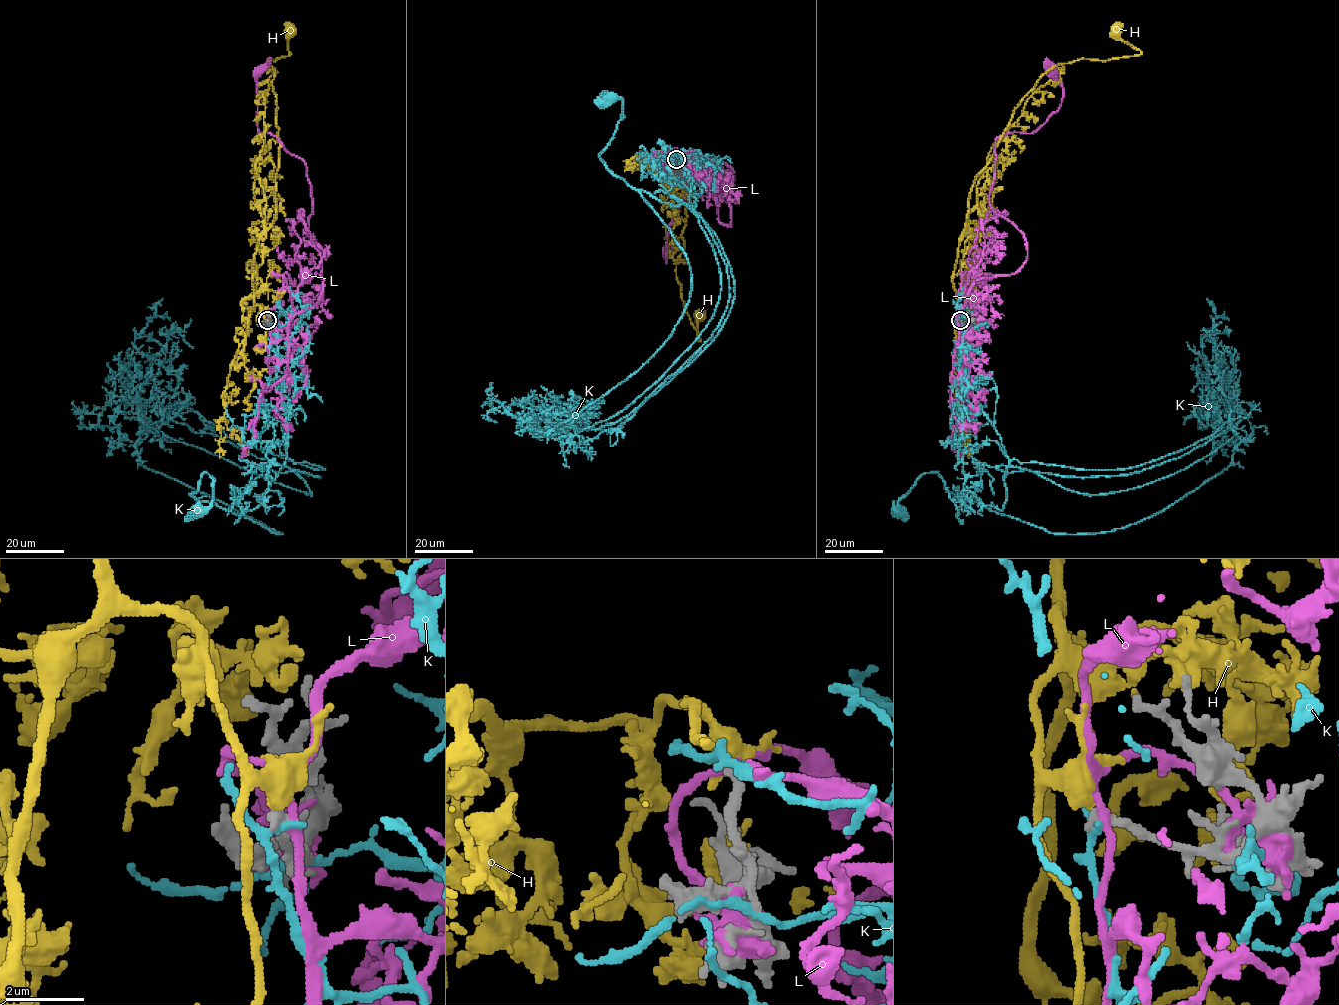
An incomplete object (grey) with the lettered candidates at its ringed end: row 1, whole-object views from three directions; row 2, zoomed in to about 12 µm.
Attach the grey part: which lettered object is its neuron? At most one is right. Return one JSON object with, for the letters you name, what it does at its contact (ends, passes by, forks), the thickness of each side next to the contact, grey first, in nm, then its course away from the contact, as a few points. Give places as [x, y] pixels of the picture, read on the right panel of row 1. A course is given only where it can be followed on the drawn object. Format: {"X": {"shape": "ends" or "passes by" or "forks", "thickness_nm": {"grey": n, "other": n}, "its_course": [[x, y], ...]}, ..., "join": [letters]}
{"H": {"shape": "passes by", "thickness_nm": {"grey": 260, "other": 420}, "its_course": [[959, 319], [954, 266], [975, 177], [1013, 110], [1047, 71], [1079, 60], [1140, 53], [1116, 32]]}, "join": ["H"]}

